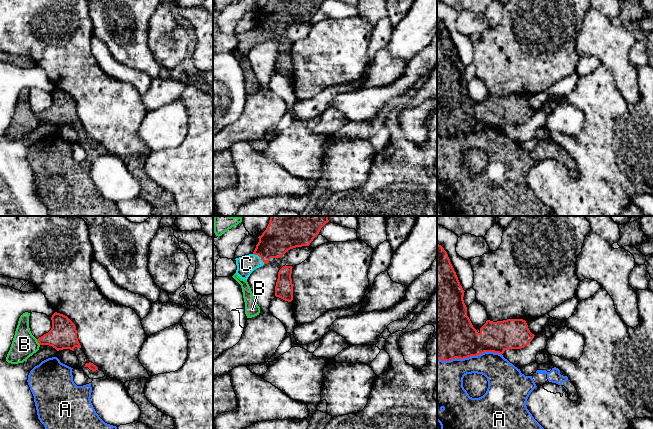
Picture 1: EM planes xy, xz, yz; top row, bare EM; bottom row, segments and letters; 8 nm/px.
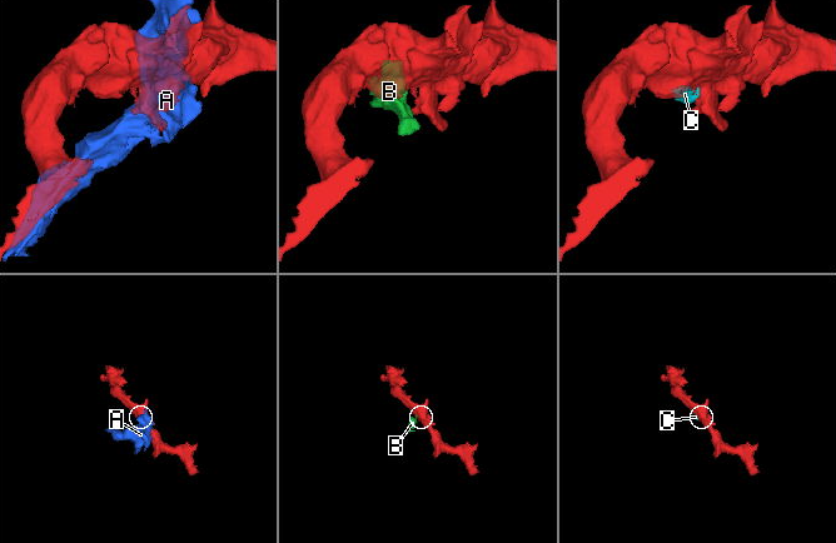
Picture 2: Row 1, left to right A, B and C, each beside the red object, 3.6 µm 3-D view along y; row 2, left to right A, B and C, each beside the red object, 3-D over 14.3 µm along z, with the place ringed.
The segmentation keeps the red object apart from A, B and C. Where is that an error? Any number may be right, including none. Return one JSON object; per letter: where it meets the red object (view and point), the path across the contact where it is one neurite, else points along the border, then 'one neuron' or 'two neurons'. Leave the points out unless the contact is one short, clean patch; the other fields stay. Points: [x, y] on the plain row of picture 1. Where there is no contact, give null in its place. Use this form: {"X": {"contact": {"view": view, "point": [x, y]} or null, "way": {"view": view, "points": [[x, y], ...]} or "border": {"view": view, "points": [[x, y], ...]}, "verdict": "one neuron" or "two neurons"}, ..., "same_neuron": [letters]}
{"A": {"contact": {"view": "yz", "point": [469, 132]}, "verdict": "two neurons"}, "B": {"contact": {"view": "xy", "point": [38, 118]}, "border": {"view": "xy", "points": [[36, 115], [40, 120]]}, "verdict": "two neurons"}, "C": {"contact": {"view": "xz", "point": [259, 32]}, "verdict": "one neuron"}, "same_neuron": ["C"]}

